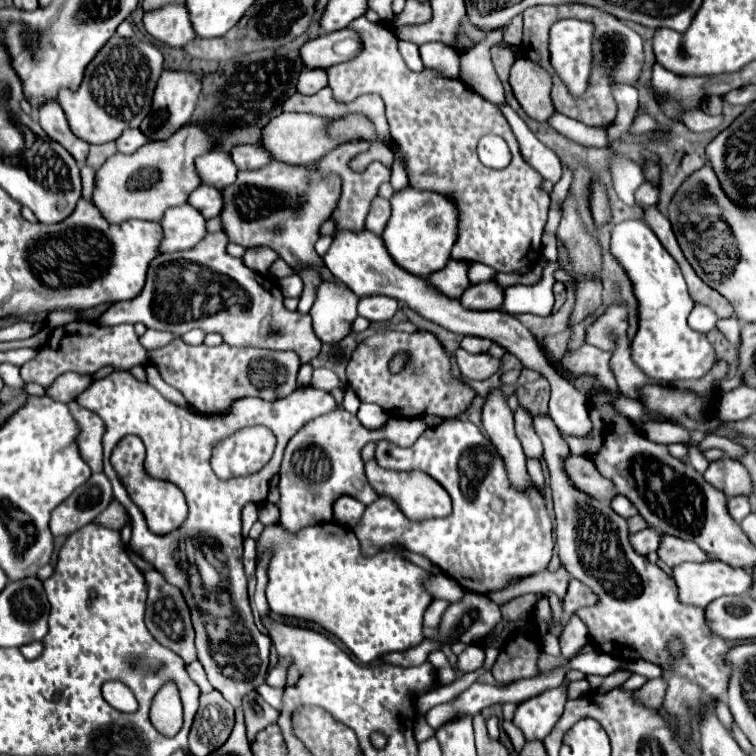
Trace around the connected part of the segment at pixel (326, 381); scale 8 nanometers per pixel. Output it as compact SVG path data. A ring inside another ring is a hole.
M317 368L317 370L313 370L311 386L319 388L319 390L327 390L327 392L331 392L333 388L339 388L339 386L341 386L341 382L339 382L339 378L337 378L337 374L335 374L333 370Z

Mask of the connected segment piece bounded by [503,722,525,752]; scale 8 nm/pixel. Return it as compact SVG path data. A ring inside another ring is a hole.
M503 722L503 728L505 728L505 732L507 732L507 736L509 736L515 752L521 752L521 748L523 748L523 744L525 744L523 732L521 732L515 724L511 724L511 722Z

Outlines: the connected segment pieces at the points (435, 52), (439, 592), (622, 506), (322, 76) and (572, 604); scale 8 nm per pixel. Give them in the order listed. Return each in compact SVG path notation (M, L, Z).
M429 42L419 46L421 60L425 66L439 68L439 72L445 72L447 76L459 76L459 54L441 42Z
M439 574L439 578L435 578L435 598L443 598L449 602L461 602L465 594L467 592L449 576Z
M617 494L617 496L611 500L611 508L613 508L619 516L623 516L623 518L629 518L629 516L635 516L635 514L637 514L637 508L631 504L631 500L623 498L621 494Z
M303 70L296 85L297 92L303 95L313 95L327 86L327 74L323 70Z
M571 578L567 594L563 598L563 610L567 614L573 614L575 610L579 610L583 606L591 606L591 604L597 604L595 592L591 592L591 588L587 588L583 582Z

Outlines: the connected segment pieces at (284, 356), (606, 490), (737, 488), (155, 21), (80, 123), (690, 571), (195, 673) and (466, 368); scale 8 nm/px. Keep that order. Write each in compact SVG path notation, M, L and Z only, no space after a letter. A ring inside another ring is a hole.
M181 338L171 344L151 350L151 364L159 370L161 378L177 388L185 400L201 412L221 412L233 402L249 396L259 396L265 400L277 400L291 394L297 384L297 370L301 366L295 352L275 352L261 348L233 348L219 344L215 348L189 346Z
M569 454L567 460L563 460L563 470L577 490L581 490L597 500L601 500L601 498L611 500L617 494L615 486L599 474L595 462L587 456Z
M723 458L723 460L711 462L703 476L713 488L721 490L727 498L753 494L751 476L749 476L747 468L737 460Z
M171 4L167 8L153 10L143 16L143 24L155 40L171 48L183 48L195 38L187 8L183 4Z
M111 36L109 42L87 64L83 82L77 90L61 88L59 104L75 136L89 144L113 142L125 128L135 128L151 110L153 92L163 72L163 54L139 38Z
M709 560L707 564L691 564L691 562L679 564L673 568L673 580L679 590L679 602L687 606L697 606L697 608L705 608L711 600L721 598L721 596L745 594L749 592L751 582L753 582L749 570L731 568L729 564L723 564L719 560Z
M199 660L191 662L191 664L187 666L187 672L189 672L191 680L199 686L201 694L207 694L207 692L211 692L211 690L213 690L213 686L209 684L209 680L207 680L207 676L205 676L205 670L203 670L203 666L201 666L201 662L199 662Z
M461 348L455 352L457 368L463 378L467 380L485 380L499 370L499 360L487 356L487 354L469 354Z

